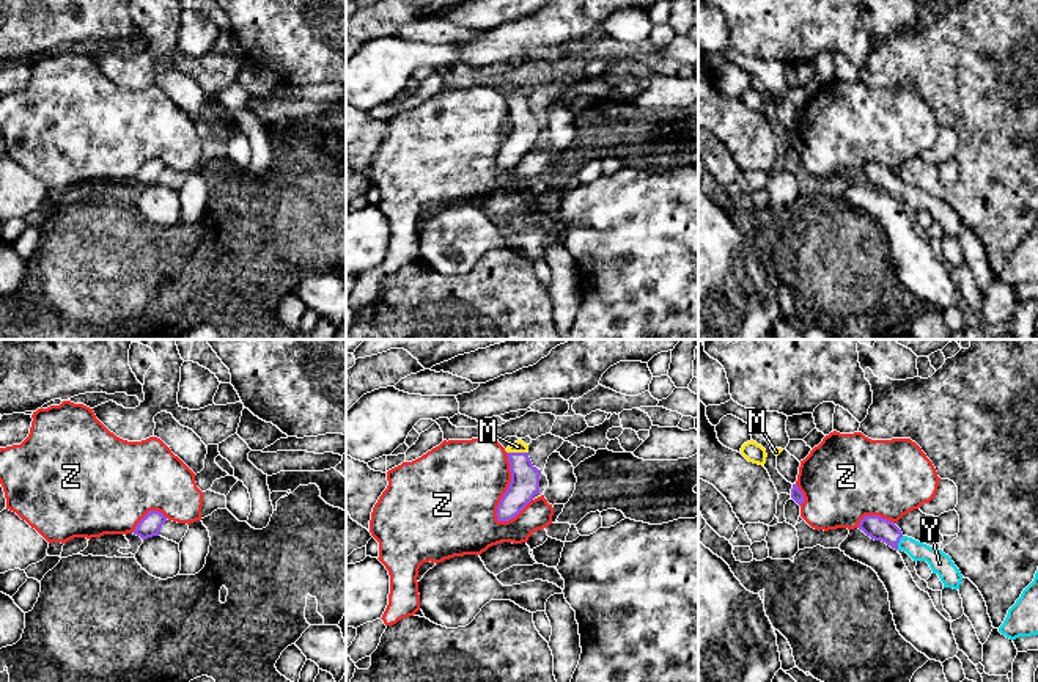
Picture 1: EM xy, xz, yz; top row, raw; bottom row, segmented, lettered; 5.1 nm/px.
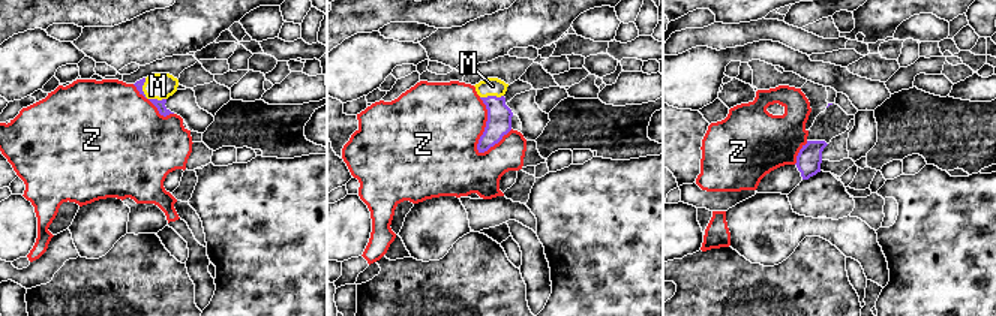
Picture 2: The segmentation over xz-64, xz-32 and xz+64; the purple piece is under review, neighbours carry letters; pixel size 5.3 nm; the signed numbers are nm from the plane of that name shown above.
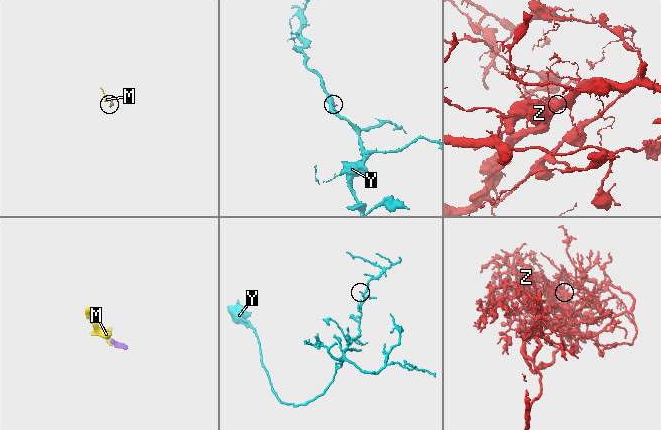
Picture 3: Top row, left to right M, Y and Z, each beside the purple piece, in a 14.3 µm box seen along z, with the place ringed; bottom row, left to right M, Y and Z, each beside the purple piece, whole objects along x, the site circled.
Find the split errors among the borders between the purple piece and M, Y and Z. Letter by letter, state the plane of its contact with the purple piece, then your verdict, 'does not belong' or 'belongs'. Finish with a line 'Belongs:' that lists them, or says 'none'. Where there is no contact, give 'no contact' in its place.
M: meets purple in xz; belongs
Y: meets purple in yz; belongs
Z: meets purple in xz; does not belong
Belongs: M, Y

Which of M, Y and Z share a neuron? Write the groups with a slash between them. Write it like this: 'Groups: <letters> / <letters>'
Groups: M Y / Z

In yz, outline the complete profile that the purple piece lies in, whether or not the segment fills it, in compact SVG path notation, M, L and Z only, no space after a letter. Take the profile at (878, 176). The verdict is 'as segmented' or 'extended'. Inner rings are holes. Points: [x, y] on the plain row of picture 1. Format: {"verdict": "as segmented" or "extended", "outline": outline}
{"verdict": "extended", "outline": "M865 163L859 171L859 178L874 189L882 189L895 198L906 200L914 209L926 209L933 222L939 223L944 236L959 237L963 223L942 198L904 184L893 170L879 163Z"}

